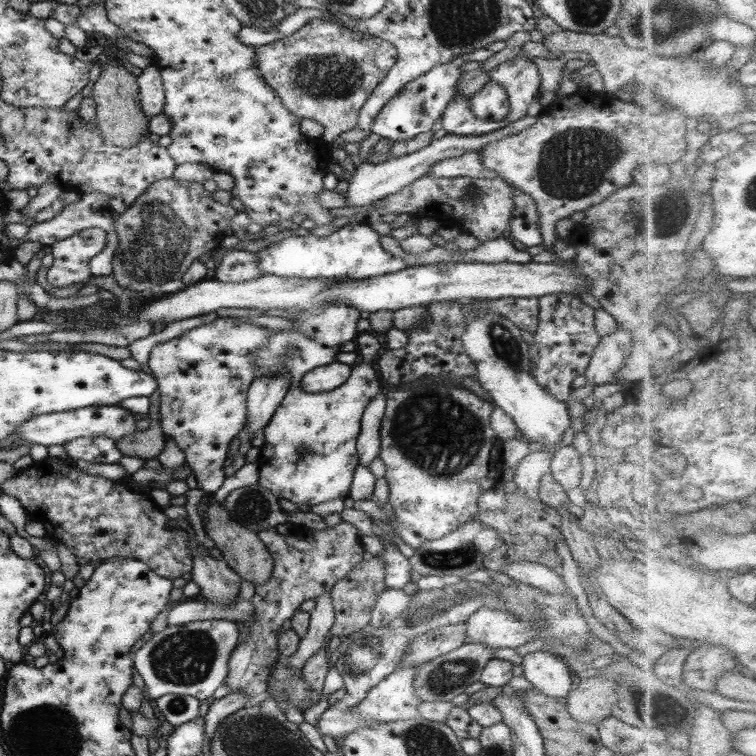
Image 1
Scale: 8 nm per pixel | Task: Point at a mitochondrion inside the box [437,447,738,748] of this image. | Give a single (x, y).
(655, 708)

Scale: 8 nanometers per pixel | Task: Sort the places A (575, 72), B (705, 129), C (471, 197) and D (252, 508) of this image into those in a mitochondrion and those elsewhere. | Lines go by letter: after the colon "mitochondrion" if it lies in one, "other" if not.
A: other
B: other
C: mitochondrion
D: mitochondrion

